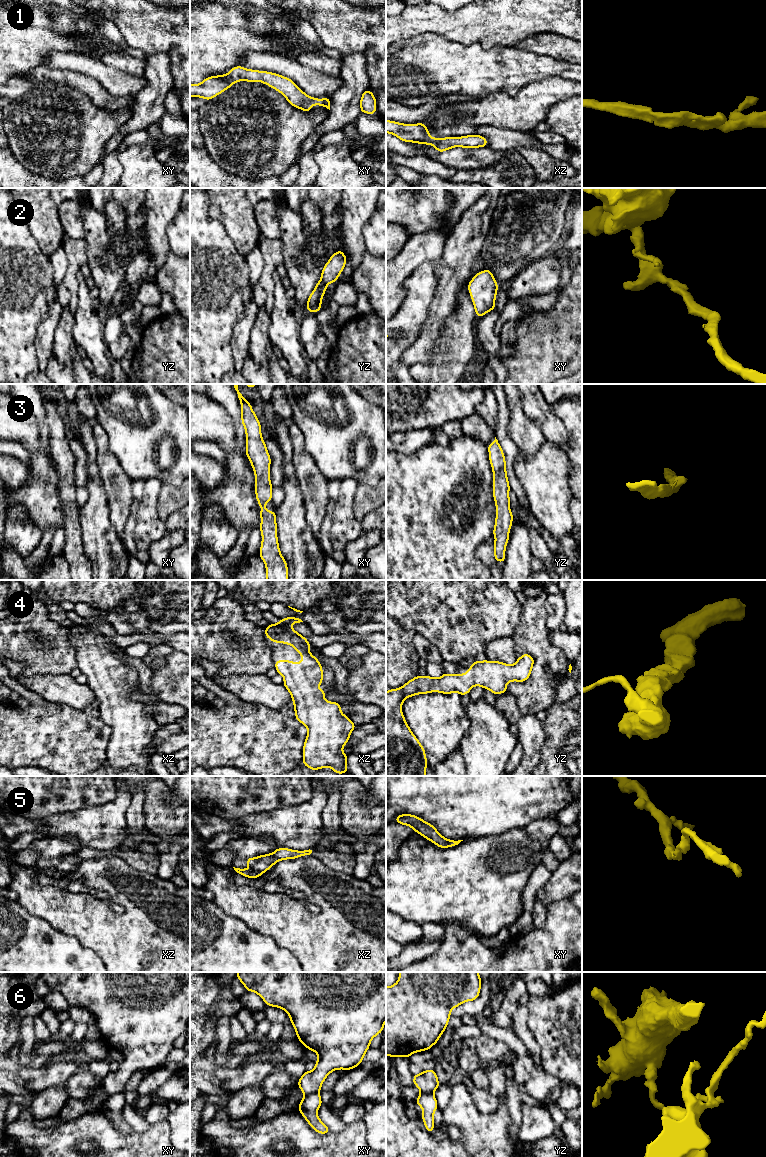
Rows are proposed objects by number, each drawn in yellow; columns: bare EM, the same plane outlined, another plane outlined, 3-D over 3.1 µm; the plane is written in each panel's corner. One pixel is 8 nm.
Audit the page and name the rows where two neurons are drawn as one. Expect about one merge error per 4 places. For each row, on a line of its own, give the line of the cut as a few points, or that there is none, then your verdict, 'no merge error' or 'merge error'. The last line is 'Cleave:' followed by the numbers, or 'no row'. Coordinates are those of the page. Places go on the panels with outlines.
1: no cut; no merge error
2: no cut; no merge error
3: no cut; no merge error
4: no cut; no merge error
5: no cut; no merge error
6: cut in xy along (318, 1091), (305, 1095); merge error
Cleave: 6

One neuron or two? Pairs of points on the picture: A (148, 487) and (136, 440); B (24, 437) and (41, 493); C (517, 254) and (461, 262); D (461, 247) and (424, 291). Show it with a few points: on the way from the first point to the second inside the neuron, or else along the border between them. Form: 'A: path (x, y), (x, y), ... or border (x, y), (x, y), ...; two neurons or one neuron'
A: border (132, 480), (156, 478), (162, 484); two neurons
B: border (39, 429), (38, 445), (28, 451); two neurons
C: border (487, 233), (484, 245), (478, 255); two neurons
D: border (441, 257), (443, 263), (437, 268), (433, 299); two neurons

